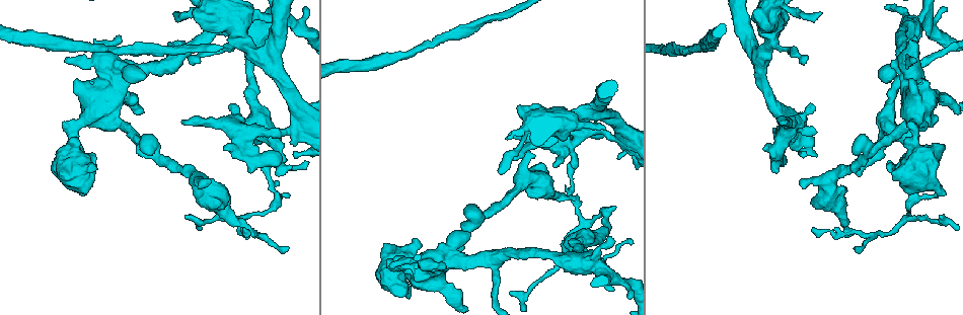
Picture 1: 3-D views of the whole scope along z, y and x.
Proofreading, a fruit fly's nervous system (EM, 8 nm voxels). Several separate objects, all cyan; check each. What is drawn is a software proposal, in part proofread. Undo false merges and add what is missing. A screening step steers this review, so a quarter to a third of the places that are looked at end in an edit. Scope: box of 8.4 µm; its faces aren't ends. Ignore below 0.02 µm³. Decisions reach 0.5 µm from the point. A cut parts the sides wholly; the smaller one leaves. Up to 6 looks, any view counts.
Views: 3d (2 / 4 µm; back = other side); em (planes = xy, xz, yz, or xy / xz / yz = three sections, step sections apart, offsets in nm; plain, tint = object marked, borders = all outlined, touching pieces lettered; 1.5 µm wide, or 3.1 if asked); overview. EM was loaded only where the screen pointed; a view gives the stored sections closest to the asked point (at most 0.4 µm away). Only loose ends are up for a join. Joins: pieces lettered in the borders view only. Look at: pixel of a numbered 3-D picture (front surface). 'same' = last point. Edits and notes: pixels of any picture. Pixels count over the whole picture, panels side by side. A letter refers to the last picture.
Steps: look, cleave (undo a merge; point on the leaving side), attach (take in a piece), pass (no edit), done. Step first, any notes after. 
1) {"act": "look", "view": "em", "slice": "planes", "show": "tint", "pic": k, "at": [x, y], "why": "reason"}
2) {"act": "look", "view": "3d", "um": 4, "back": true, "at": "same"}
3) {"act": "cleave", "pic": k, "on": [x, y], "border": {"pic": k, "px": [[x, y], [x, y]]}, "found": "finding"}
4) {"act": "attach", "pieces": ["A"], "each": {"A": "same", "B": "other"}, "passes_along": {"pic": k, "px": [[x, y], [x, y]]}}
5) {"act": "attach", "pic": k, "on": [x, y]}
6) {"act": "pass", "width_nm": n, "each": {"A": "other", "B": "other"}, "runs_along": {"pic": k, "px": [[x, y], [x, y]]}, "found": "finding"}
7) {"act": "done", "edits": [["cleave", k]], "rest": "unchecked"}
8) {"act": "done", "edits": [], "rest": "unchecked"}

{"act": "look", "view": "3d", "um": 4, "pic": 1, "at": [857, 232], "why": "thin neck"}

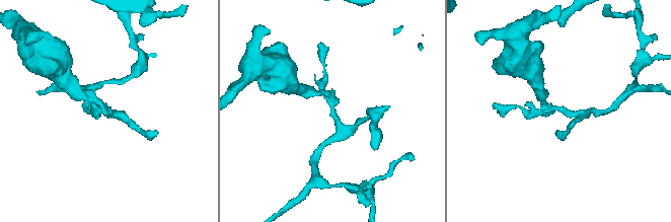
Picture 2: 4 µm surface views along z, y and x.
{"act": "look", "view": "em", "slice": "planes", "show": "tint", "pic": 2, "at": [557, 109], "why": "now the EM"}

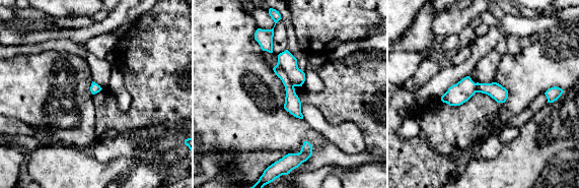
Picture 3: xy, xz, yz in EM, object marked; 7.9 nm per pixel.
{"act": "look", "view": "em", "slice": "planes", "show": "borders", "at": "same"}

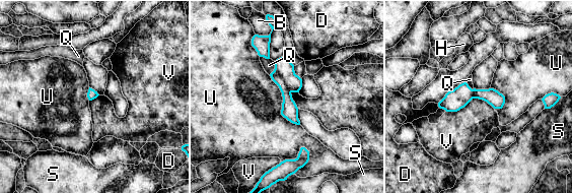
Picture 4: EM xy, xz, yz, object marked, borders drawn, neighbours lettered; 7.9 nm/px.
{"act": "cleave", "pic": 4, "on": [289, 110], "width_nm": 80, "each": {"B": "other", "D": "other", "H": "other", "Q": "other", "S": "other", "U": "other", "V": "other"}, "found": "a second cell is stuck on"}

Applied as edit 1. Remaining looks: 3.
{"act": "look", "view": "3d", "um": 4, "pic": 1, "at": [188, 60], "why": "tapers out"}

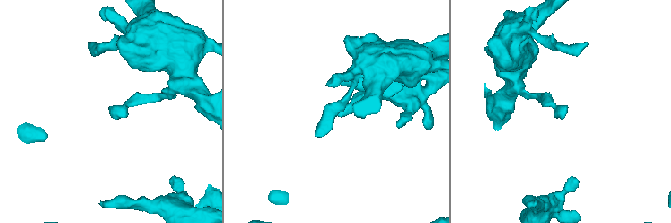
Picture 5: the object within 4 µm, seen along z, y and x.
{"act": "look", "view": "em", "slice": "planes", "show": "tint", "pic": 5, "at": [339, 113], "why": "need the tissue"}

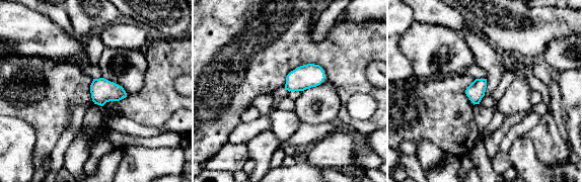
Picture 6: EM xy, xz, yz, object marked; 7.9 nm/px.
{"act": "look", "view": "em", "slice": "planes", "show": "borders", "at": "same", "why": "see the neighbours"}

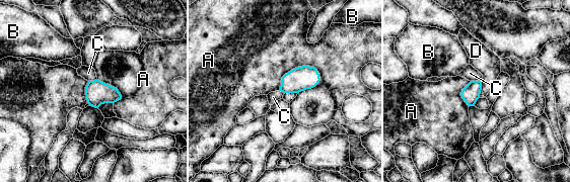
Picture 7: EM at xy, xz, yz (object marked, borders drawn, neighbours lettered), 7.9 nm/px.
{"act": "pass", "each": {"A": "other", "B": "other", "C": "other", "D": "other"}, "border": {"pic": 7, "px": [[319, 74], [295, 67], [279, 90]]}, "found": "none of them fits"}

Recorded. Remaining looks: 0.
{"act": "done", "edits": [["cleave", 4]], "rest": "unchecked"}

